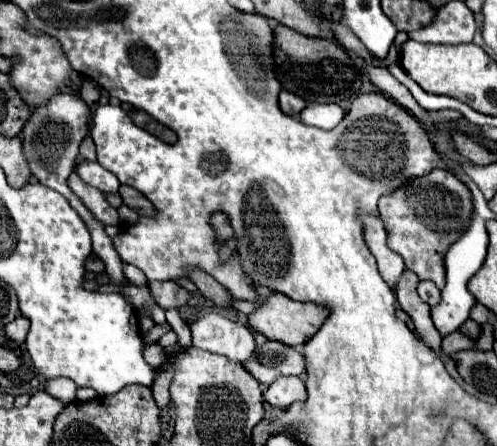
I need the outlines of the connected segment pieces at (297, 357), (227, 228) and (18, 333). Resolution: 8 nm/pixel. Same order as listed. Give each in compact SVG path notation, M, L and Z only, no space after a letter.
M267 341L257 345L253 357L245 363L245 369L261 383L271 385L281 375L305 375L303 353L295 347L287 347L279 341Z
M215 213L213 219L211 219L217 235L219 235L219 241L227 241L233 237L233 229L231 229L231 223L229 223L229 217L225 213Z
M19 315L15 321L11 321L11 323L5 327L7 337L9 337L11 341L19 343L19 345L25 343L27 331L29 331L29 321L27 321L27 317L23 317L23 315Z

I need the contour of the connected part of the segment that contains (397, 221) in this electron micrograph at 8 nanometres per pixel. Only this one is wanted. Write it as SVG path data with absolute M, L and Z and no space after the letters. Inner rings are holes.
M433 169L423 177L413 177L407 185L379 199L379 217L385 223L387 245L399 253L405 267L419 279L433 281L439 289L445 287L443 257L453 241L457 241L471 223L471 191L457 175L447 169ZM429 227L449 227L449 231L433 231Z

